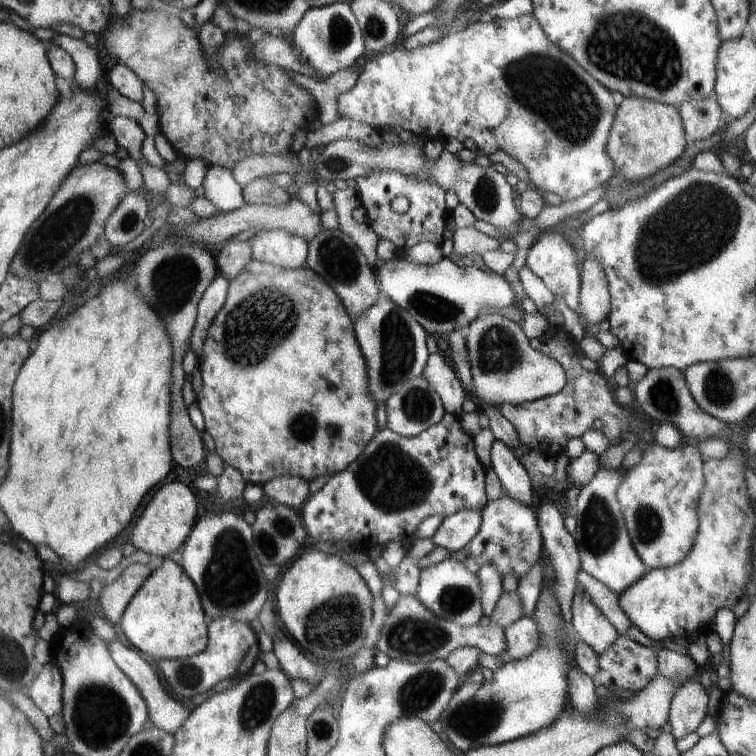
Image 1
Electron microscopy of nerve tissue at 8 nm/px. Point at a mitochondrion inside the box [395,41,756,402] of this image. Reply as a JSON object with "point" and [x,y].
{"point":[689,231]}

